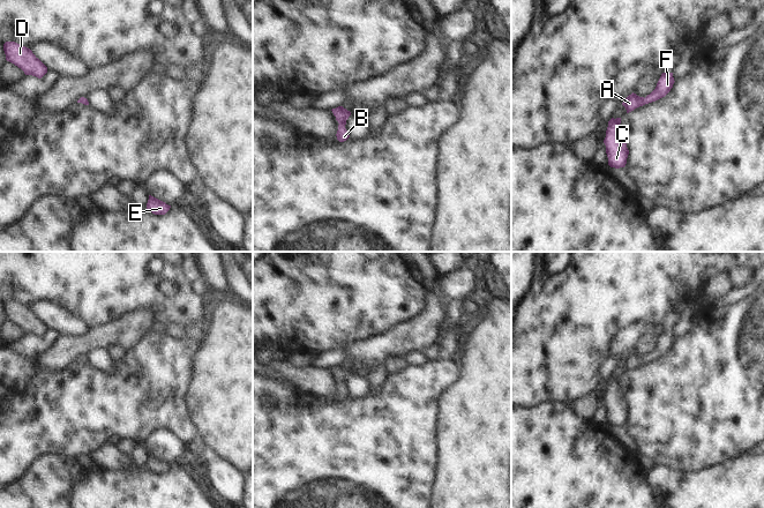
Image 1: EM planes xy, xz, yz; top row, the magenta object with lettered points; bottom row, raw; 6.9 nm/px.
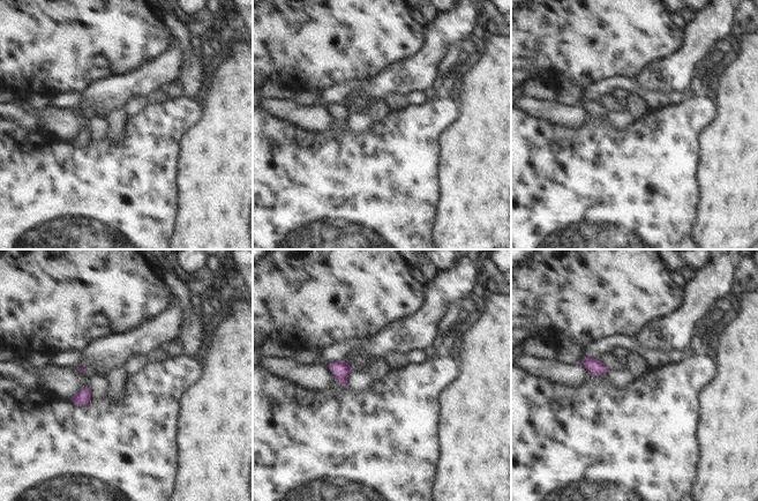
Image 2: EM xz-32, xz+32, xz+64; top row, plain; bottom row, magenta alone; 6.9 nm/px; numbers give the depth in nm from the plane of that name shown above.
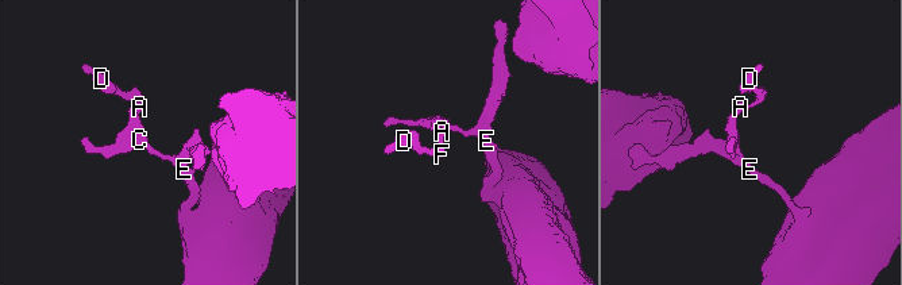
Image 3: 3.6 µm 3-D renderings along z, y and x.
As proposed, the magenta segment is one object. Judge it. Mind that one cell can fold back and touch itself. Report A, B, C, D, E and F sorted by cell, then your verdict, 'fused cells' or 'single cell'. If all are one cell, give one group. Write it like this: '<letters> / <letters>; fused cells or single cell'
A B C D E F; single cell

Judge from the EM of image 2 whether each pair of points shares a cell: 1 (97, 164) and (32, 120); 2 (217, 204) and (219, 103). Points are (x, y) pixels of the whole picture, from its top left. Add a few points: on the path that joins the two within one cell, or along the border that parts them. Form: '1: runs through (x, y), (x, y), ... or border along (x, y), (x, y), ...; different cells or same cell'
1: border along (17, 124), (45, 131); different cells
2: runs through (219, 179), (219, 128); same cell

